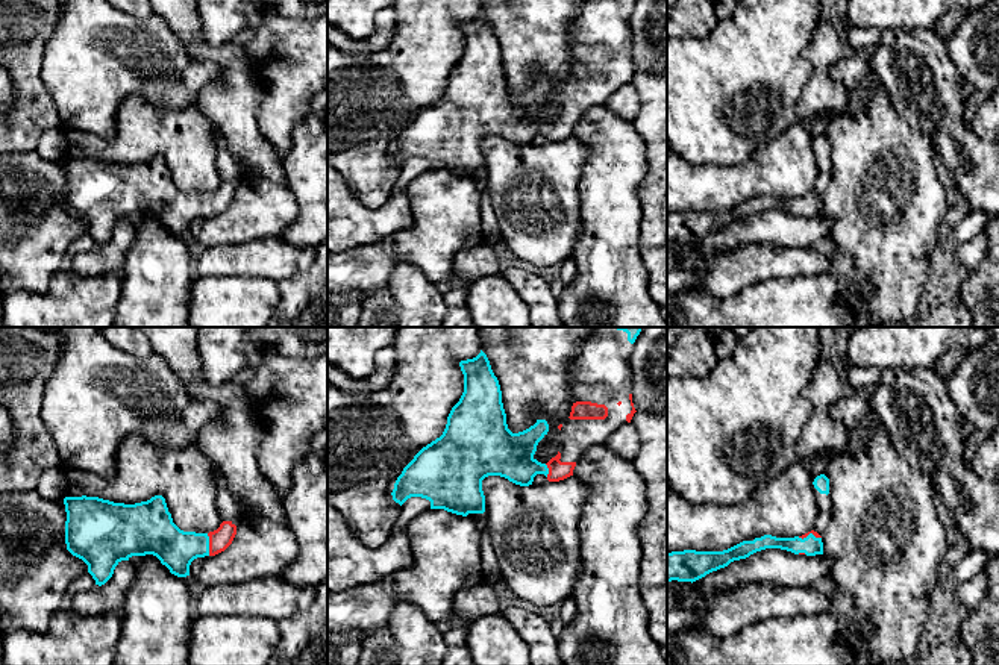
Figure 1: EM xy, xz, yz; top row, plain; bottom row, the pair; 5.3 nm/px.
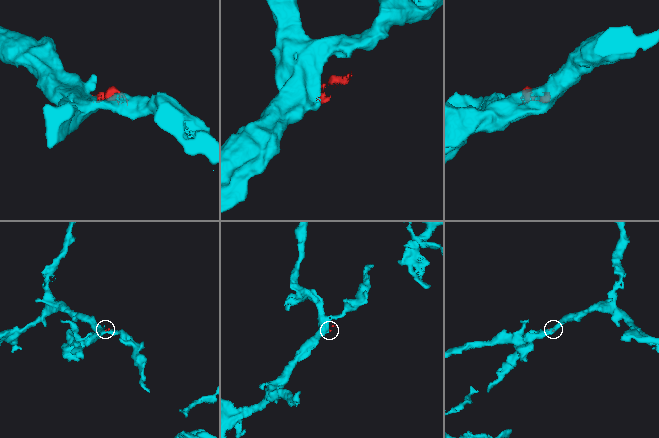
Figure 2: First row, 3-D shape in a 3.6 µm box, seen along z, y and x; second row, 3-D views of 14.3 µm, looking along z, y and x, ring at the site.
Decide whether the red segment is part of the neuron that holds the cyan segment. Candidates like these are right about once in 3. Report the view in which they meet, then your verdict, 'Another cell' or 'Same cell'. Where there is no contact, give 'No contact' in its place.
Touches cyan in xy. Same cell

